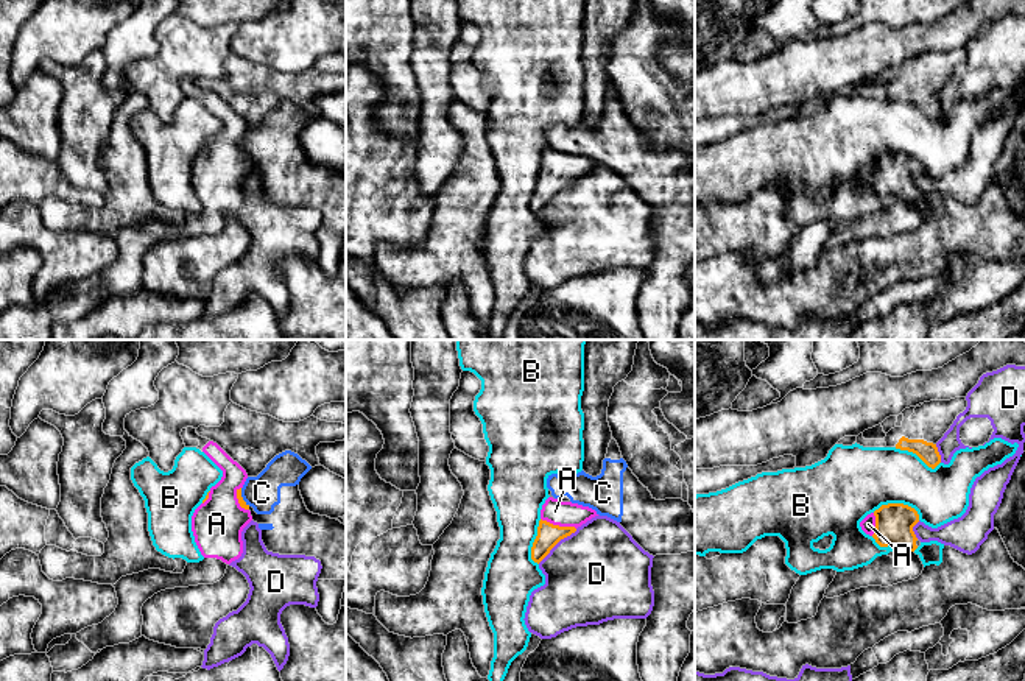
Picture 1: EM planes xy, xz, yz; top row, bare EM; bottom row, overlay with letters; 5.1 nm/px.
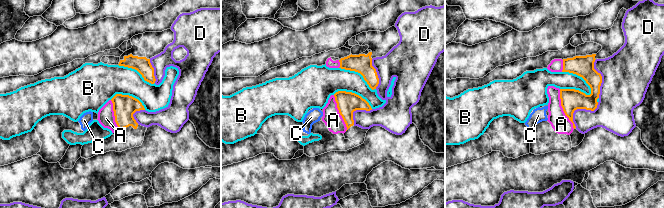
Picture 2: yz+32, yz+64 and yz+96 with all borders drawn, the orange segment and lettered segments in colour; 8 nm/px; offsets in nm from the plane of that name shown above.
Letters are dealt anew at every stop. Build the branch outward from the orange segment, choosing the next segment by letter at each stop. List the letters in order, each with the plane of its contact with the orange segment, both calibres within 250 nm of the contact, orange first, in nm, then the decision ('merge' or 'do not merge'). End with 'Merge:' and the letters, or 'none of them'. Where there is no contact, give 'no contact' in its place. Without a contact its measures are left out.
A: xz | 120/130 nm | merge
B: yz | 200/360 nm | do not merge
C: xy | 40/180 nm | do not merge
D: xz | 120/480 nm | do not merge
Merge: A

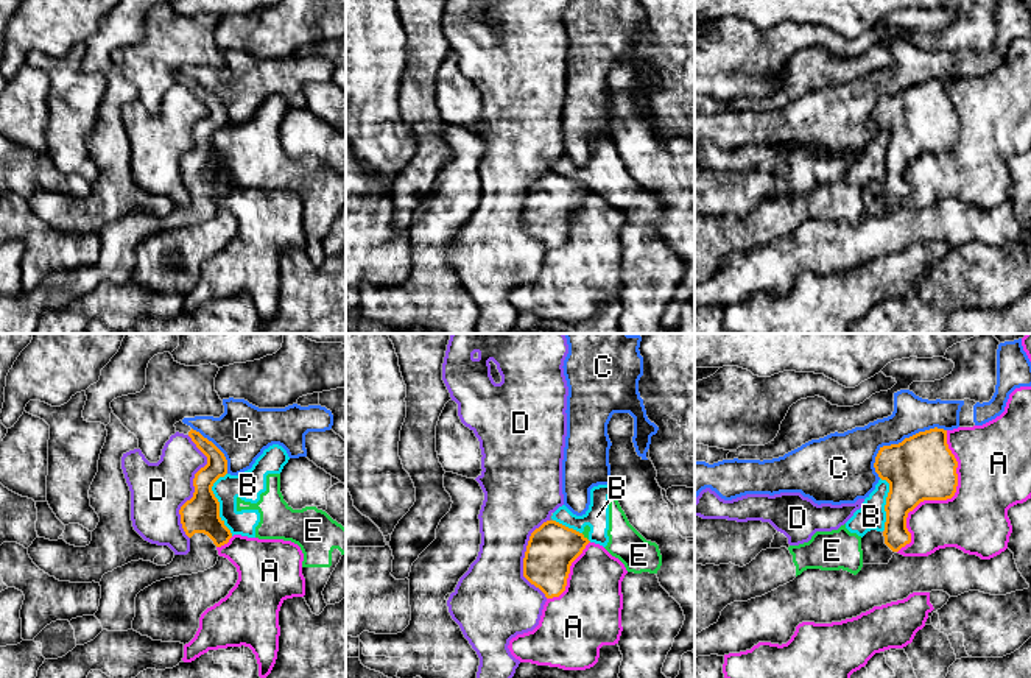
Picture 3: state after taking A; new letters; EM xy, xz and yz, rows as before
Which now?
A: yz | 340/340 nm | do not merge
B: xy | 190/150 nm | do not merge
C: yz | 340/200 nm | do not merge
D: xy | 190/280 nm | do not merge
E: xz | 260/30 nm | do not merge
Merge: none of them

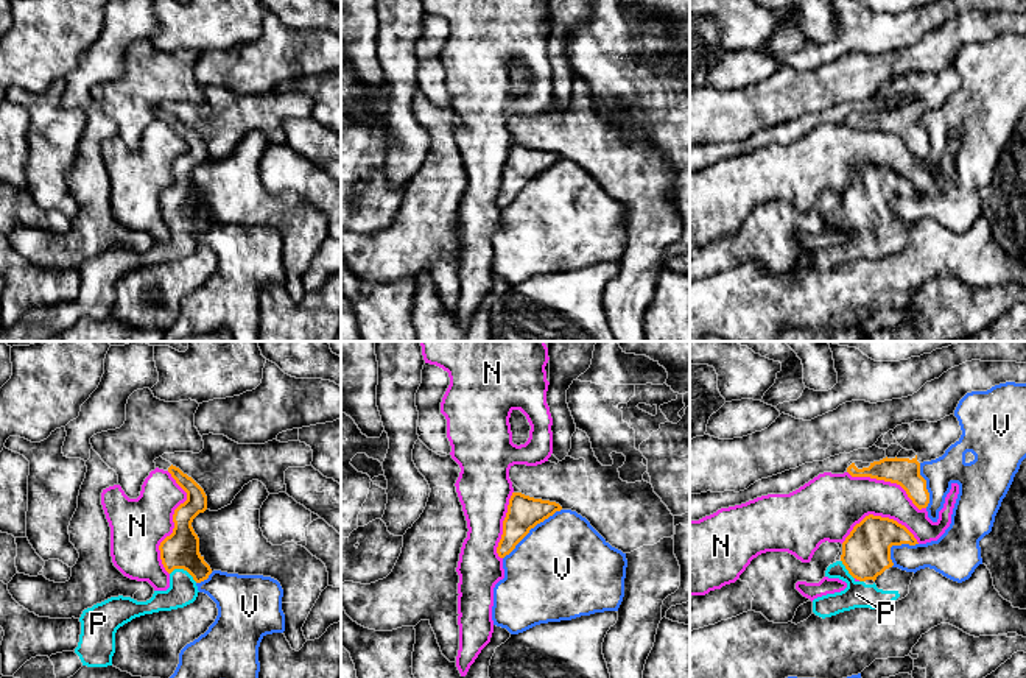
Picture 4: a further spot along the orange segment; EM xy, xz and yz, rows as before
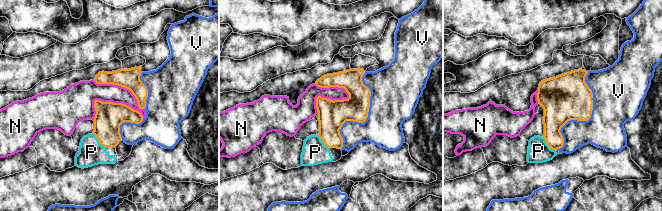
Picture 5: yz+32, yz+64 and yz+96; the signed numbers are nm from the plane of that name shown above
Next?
N: xy | 190/280 nm | do not merge
P: xy | 190/150 nm | merge
V: xz | 180/480 nm | do not merge
Merge: P

